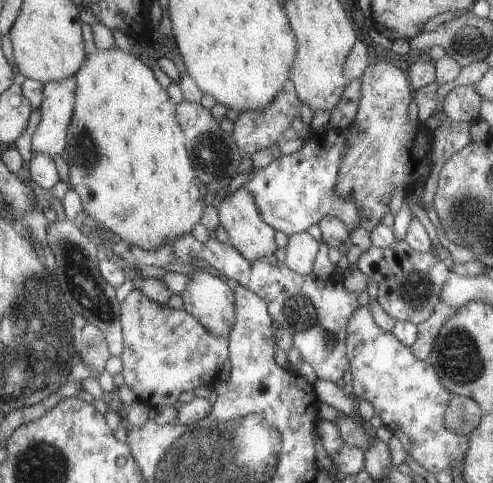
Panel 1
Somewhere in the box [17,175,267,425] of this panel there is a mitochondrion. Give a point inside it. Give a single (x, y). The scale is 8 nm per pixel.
(77, 267)

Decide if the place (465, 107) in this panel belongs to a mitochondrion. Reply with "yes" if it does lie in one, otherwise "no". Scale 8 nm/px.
no

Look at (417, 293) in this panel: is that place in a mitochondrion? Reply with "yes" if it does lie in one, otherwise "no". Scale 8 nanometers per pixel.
yes

